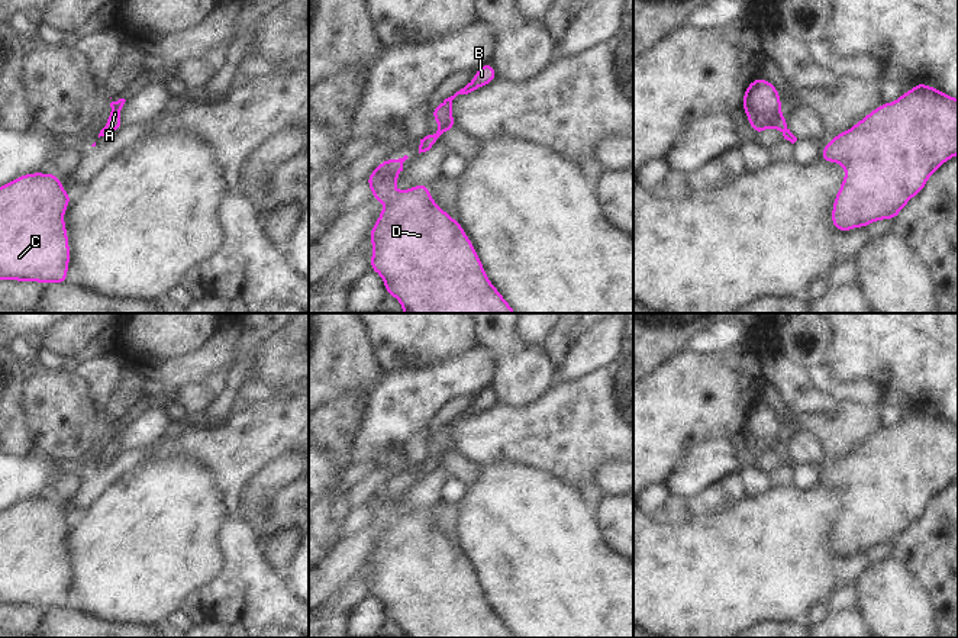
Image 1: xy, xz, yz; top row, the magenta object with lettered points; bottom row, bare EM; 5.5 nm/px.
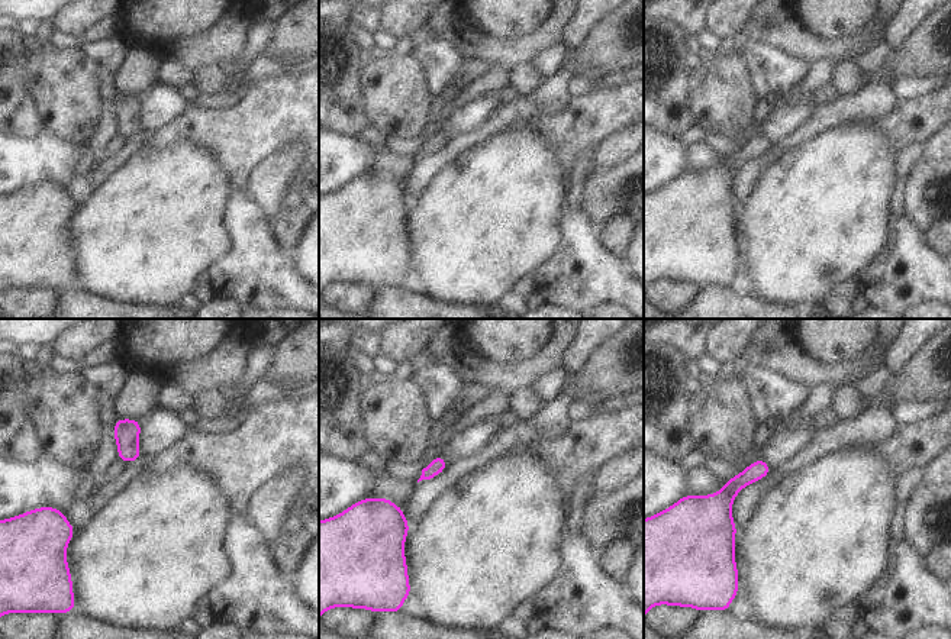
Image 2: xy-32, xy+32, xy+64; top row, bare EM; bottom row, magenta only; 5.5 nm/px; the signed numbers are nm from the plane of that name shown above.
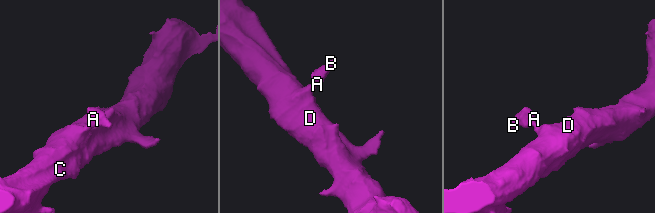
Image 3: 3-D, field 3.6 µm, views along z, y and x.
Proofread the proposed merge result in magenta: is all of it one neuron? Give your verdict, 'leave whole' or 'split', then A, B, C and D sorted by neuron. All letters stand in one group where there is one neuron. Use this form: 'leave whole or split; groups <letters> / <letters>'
leave whole; groups A B C D

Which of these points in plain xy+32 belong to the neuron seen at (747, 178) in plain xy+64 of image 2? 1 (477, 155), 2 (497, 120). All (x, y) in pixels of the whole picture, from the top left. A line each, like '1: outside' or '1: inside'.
1: outside
2: inside

